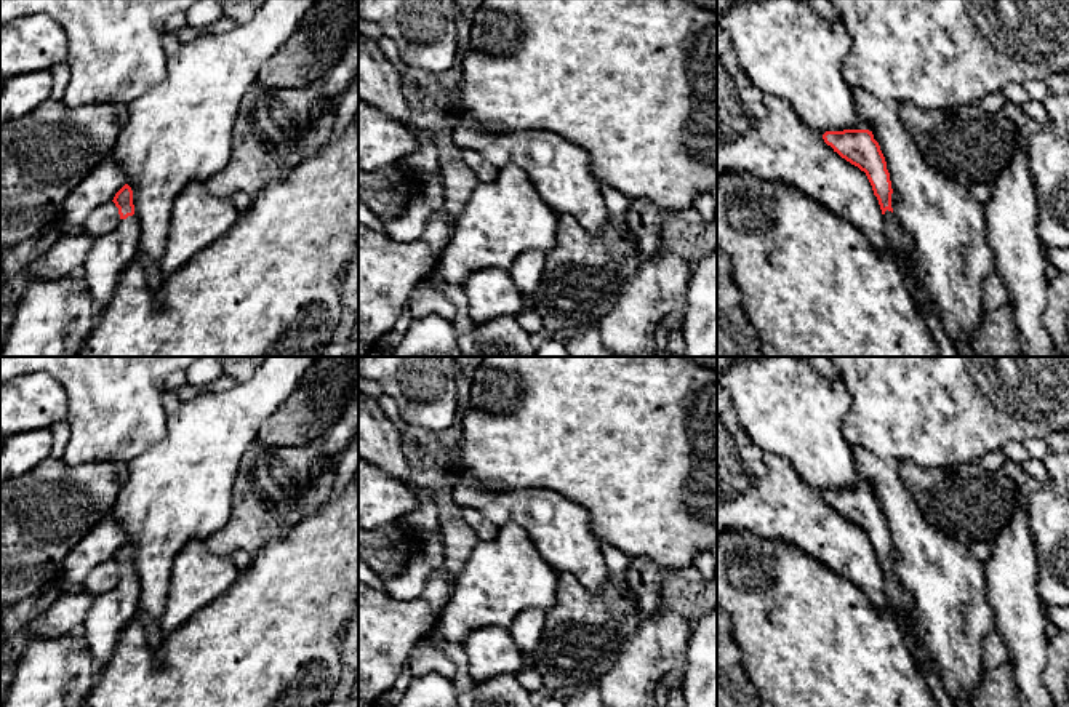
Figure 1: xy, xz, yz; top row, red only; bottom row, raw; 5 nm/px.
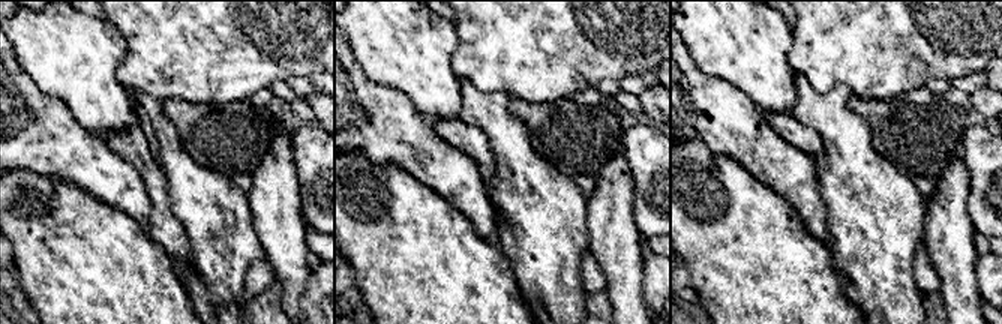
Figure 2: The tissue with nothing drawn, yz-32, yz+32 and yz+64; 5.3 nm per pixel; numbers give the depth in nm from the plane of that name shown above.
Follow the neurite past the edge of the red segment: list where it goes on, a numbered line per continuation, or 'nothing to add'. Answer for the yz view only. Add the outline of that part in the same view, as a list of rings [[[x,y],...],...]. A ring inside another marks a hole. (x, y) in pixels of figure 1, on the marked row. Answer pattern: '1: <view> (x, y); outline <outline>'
1: yz (898, 245); outline [[[891,211],[883,214],[883,235],[885,248],[883,254],[891,256],[901,270],[914,259],[914,250],[911,238],[899,229],[899,224]]]

